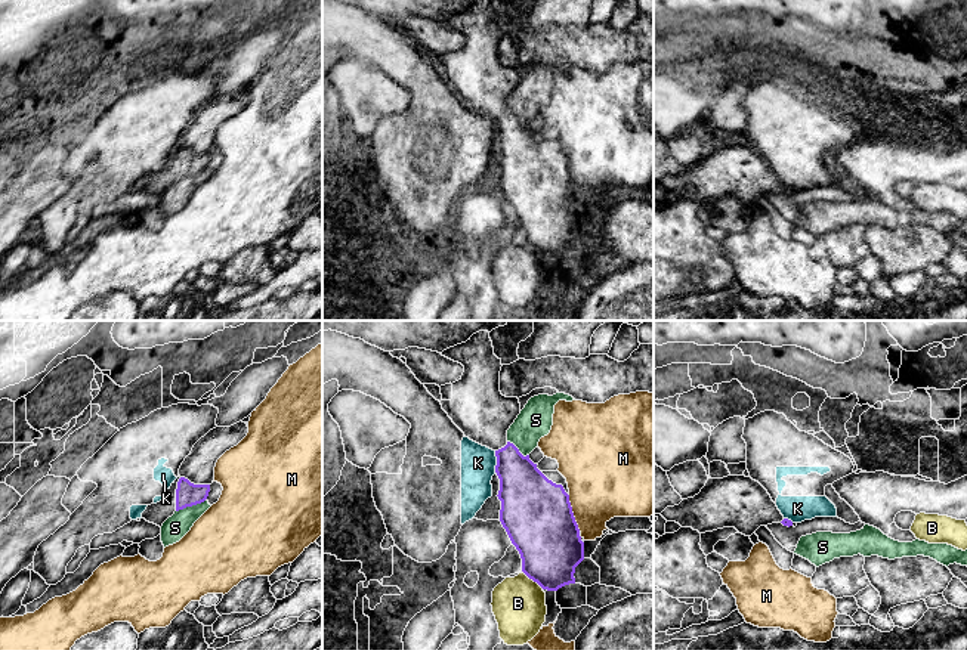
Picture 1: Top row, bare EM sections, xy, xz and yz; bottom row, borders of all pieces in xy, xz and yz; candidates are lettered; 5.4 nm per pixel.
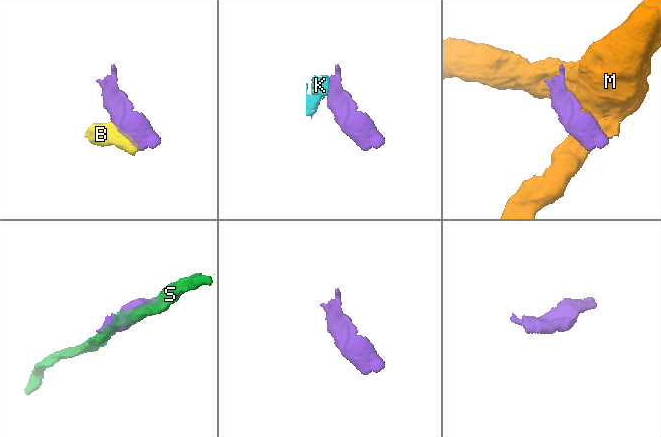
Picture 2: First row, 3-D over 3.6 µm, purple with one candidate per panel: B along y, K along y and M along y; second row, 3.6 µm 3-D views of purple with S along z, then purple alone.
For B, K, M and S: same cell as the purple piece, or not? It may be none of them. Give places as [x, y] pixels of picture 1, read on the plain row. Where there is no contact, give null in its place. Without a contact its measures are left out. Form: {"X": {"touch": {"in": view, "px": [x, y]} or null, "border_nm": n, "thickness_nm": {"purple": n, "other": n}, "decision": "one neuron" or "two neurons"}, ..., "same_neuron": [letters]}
{"B": {"touch": {"in": "xz", "px": [533, 248]}, "border_nm": 160, "thickness_nm": {"purple": 360, "other": 280}, "decision": "two neurons"}, "K": {"touch": {"in": "xz", "px": [497, 130]}, "border_nm": 120, "thickness_nm": {"purple": 300, "other": 190}, "decision": "two neurons"}, "M": {"touch": {"in": "xz", "px": [572, 182]}, "border_nm": 220, "thickness_nm": {"purple": 380, "other": 420}, "decision": "two neurons"}, "S": {"touch": {"in": "xy", "px": [191, 175]}, "border_nm": 180, "thickness_nm": {"purple": 130, "other": 140}, "decision": "two neurons"}, "same_neuron": []}

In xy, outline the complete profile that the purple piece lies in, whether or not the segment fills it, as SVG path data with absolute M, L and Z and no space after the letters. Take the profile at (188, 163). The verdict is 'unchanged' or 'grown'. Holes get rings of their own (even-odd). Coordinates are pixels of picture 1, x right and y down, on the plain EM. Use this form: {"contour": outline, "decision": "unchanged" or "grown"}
{"contour": "M179 145L160 171L146 176L142 188L161 196L176 180L204 171L208 161L210 154L194 154Z", "decision": "grown"}

